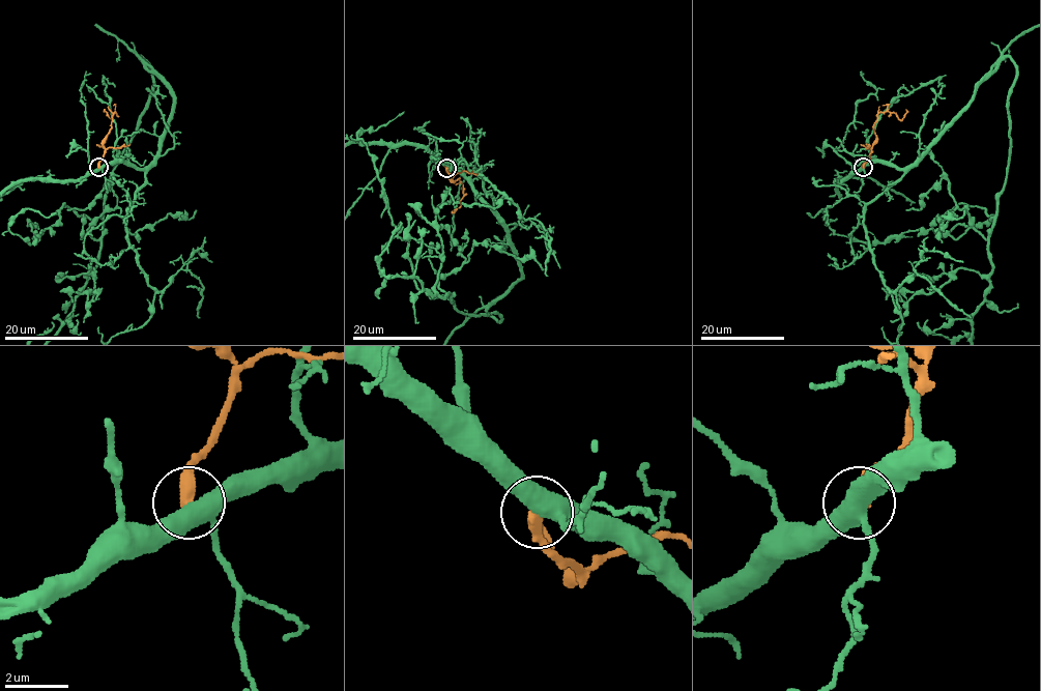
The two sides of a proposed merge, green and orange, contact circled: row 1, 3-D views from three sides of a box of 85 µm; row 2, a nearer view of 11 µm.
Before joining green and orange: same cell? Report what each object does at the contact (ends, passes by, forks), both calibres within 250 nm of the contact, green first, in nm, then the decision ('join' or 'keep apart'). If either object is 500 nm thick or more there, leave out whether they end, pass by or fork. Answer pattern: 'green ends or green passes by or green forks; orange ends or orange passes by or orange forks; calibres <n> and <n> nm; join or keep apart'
green forks; orange ends; calibres 420 and 440 nm; keep apart

